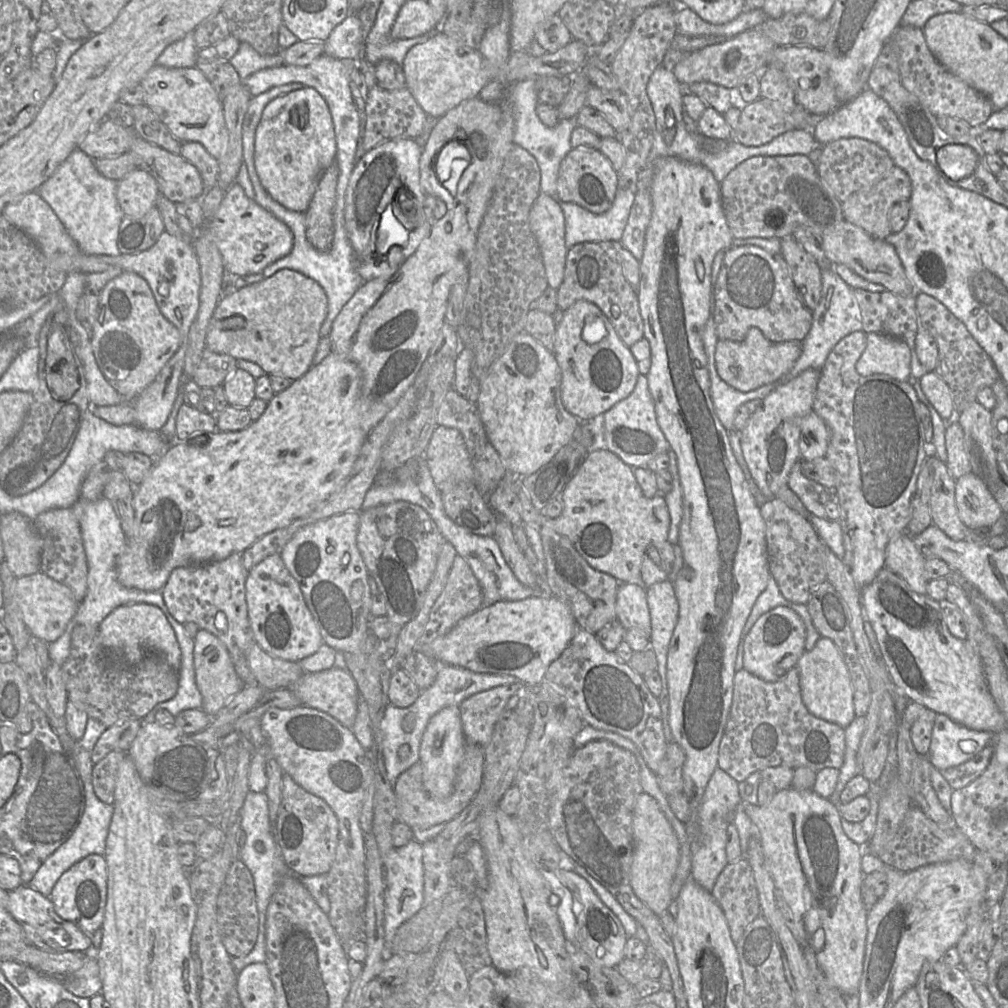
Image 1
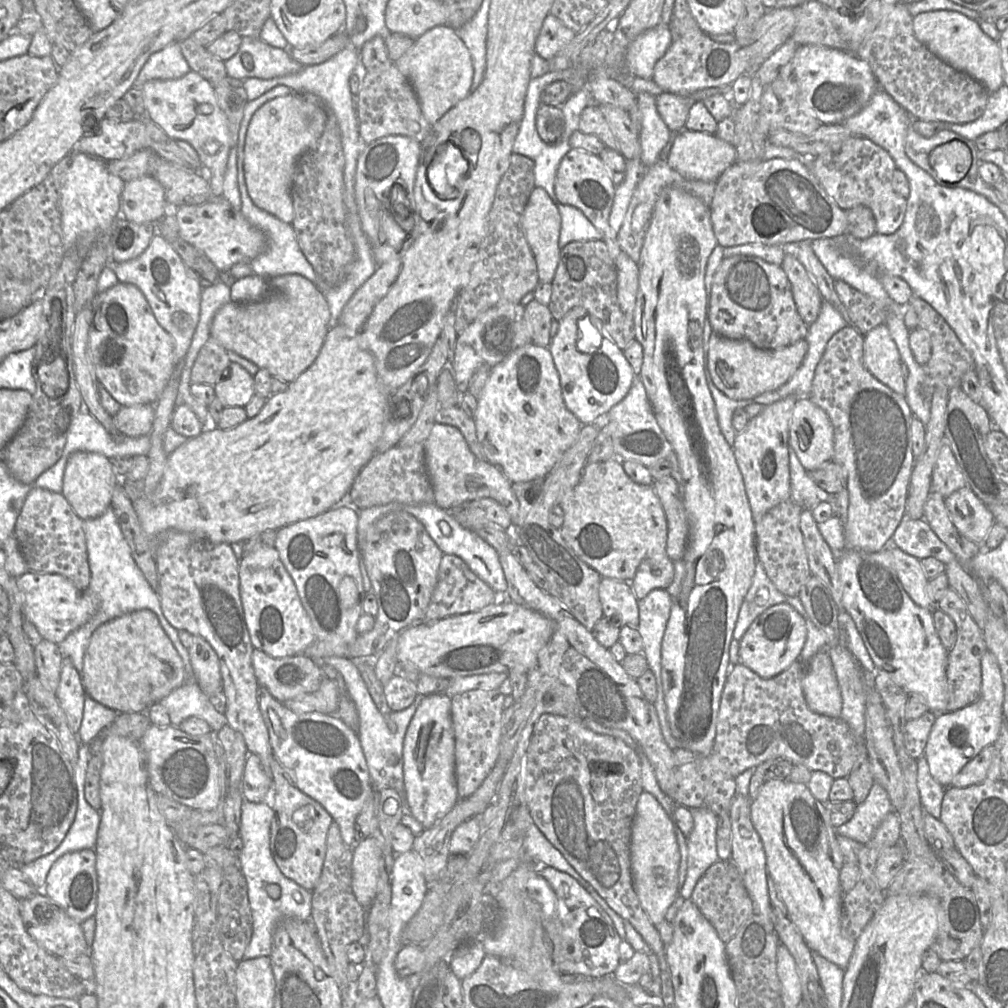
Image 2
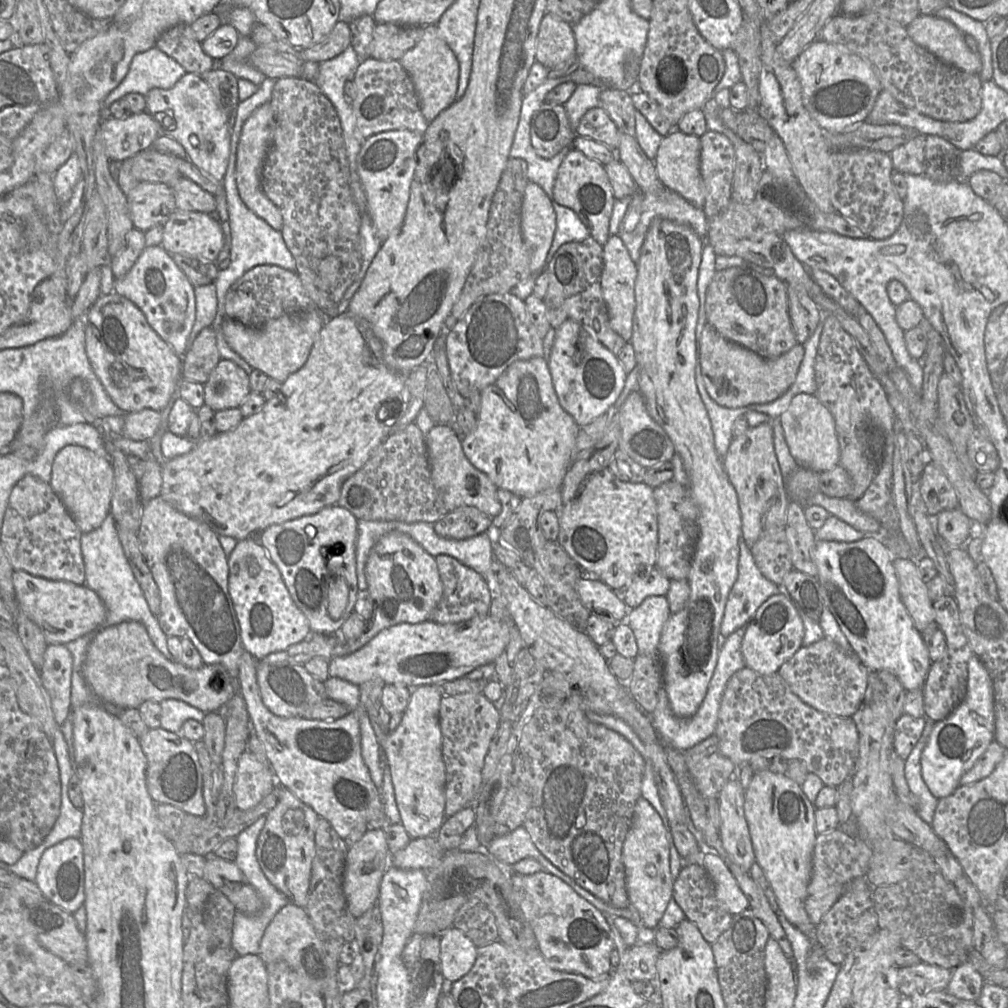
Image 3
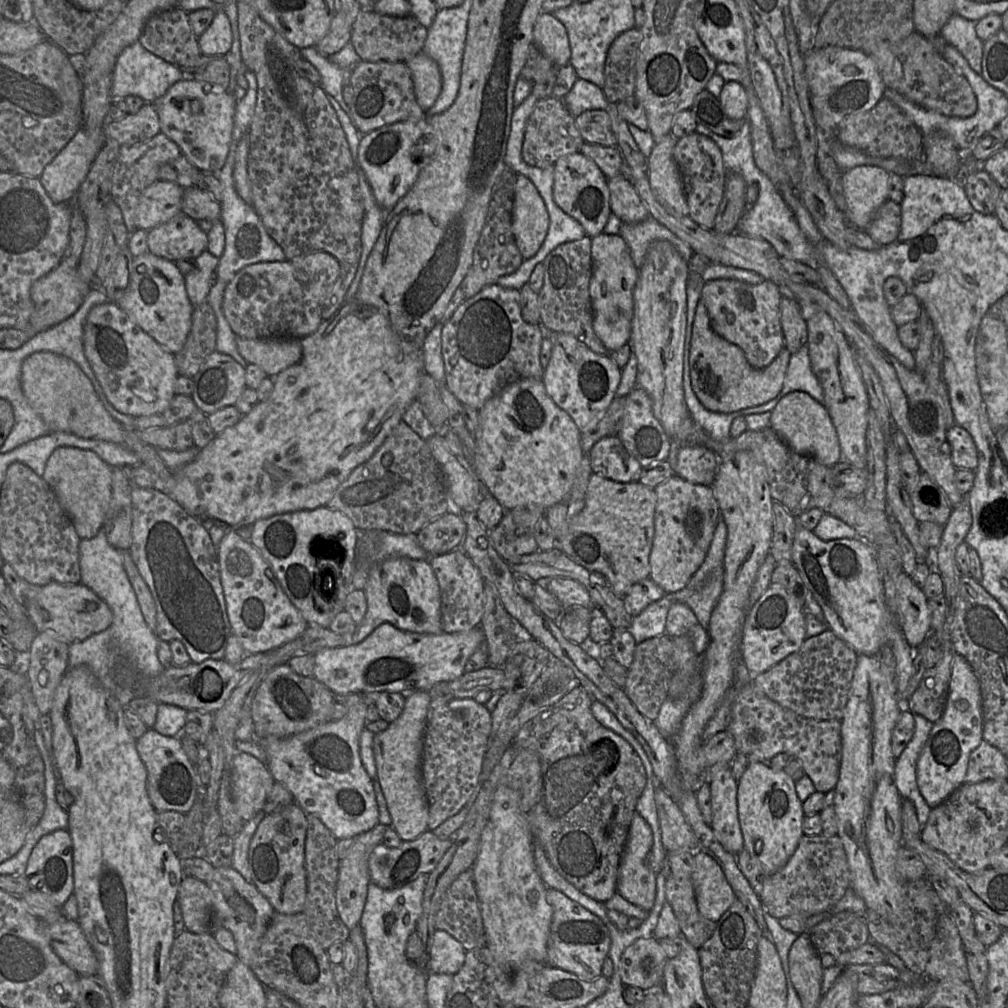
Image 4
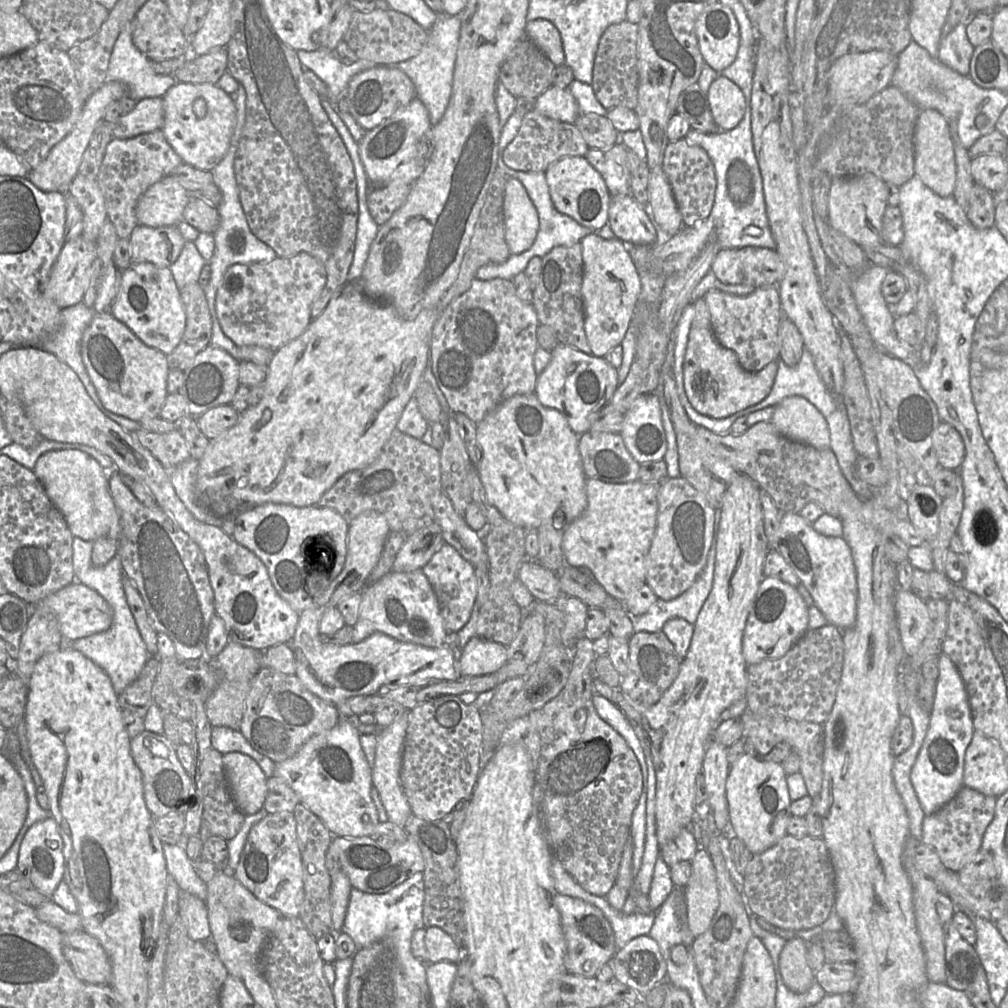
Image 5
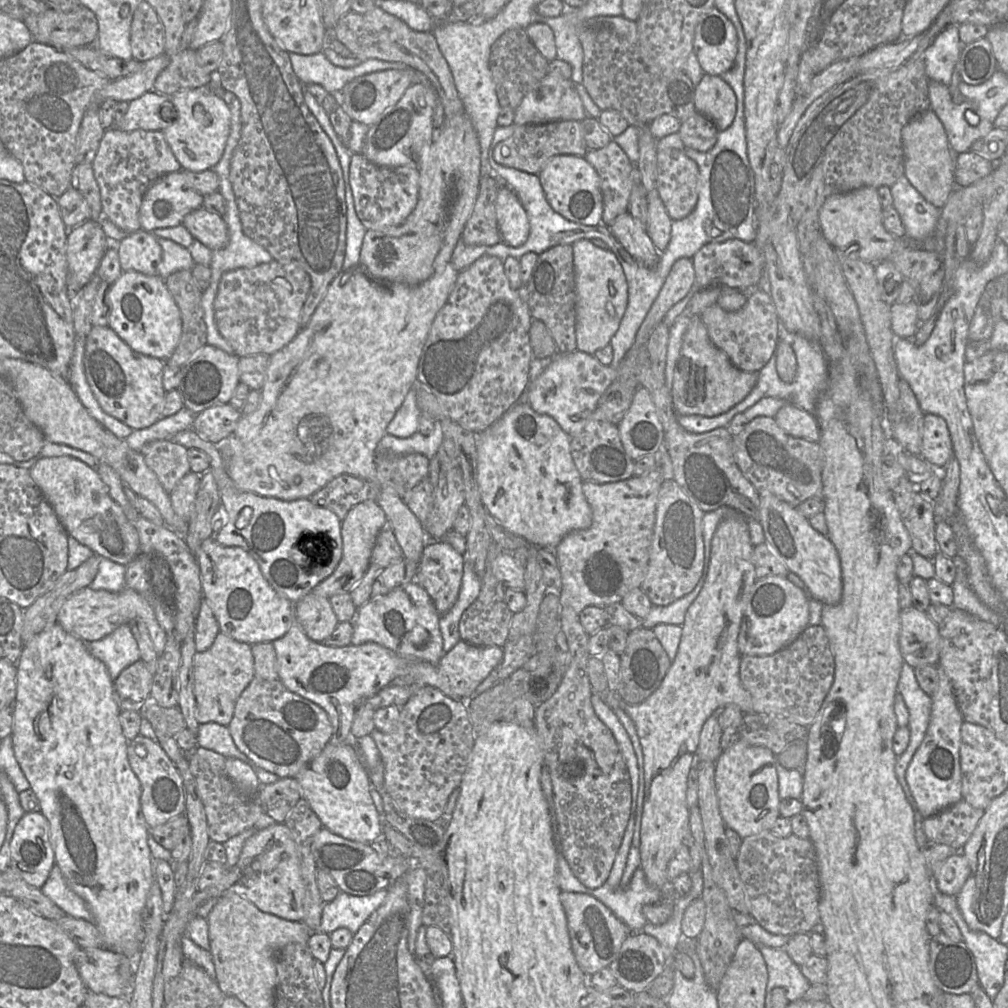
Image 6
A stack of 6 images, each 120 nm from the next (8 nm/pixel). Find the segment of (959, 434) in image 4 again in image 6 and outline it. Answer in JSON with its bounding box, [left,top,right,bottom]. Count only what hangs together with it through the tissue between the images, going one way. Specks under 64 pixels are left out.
[920,415,953,469]

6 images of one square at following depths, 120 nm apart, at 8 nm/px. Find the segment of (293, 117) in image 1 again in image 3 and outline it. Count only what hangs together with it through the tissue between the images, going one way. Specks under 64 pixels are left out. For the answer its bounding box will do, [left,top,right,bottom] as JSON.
[235,103,283,231]

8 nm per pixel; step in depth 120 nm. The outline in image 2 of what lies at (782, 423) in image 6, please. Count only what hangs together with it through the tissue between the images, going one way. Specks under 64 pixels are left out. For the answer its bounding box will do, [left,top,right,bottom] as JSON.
[789,397,834,472]

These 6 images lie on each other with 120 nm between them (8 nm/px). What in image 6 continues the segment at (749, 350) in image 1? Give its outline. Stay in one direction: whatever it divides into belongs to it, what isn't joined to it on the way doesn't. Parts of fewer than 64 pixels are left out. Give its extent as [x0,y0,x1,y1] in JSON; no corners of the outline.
[670,316,757,417]

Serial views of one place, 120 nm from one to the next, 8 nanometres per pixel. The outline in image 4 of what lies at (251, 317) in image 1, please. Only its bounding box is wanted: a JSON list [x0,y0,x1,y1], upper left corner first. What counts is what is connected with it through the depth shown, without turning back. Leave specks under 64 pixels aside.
[236,337,302,378]

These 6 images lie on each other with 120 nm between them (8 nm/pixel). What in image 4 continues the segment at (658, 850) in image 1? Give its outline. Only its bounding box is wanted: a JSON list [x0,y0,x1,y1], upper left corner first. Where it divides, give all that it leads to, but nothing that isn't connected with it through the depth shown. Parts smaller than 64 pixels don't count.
[616,811,656,912]

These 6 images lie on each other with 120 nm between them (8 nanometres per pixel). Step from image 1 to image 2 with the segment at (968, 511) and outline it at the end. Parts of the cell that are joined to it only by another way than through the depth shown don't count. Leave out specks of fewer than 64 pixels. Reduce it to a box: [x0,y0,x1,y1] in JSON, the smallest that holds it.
[945,486,995,544]

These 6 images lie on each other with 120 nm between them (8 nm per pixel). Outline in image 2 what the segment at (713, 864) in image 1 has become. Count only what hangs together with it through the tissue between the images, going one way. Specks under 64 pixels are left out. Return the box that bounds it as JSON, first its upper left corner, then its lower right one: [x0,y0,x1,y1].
[678,808,719,899]

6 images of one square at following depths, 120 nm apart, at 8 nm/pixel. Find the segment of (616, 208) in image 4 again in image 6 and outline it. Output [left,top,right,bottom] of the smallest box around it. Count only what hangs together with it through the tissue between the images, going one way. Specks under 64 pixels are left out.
[608,212,659,267]

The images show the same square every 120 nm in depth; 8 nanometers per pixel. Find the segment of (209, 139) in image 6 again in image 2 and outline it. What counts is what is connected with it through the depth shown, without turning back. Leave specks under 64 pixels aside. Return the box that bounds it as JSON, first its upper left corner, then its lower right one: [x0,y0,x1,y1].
[142,70,231,198]

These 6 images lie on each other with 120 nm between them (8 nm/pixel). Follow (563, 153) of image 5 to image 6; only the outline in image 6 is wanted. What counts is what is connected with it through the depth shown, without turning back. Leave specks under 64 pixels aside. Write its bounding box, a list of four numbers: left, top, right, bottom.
[493,120,585,174]

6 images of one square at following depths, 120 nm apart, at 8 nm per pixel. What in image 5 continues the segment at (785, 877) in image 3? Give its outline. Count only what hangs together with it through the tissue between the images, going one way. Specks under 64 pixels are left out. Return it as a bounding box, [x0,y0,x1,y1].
[726,753,790,854]

